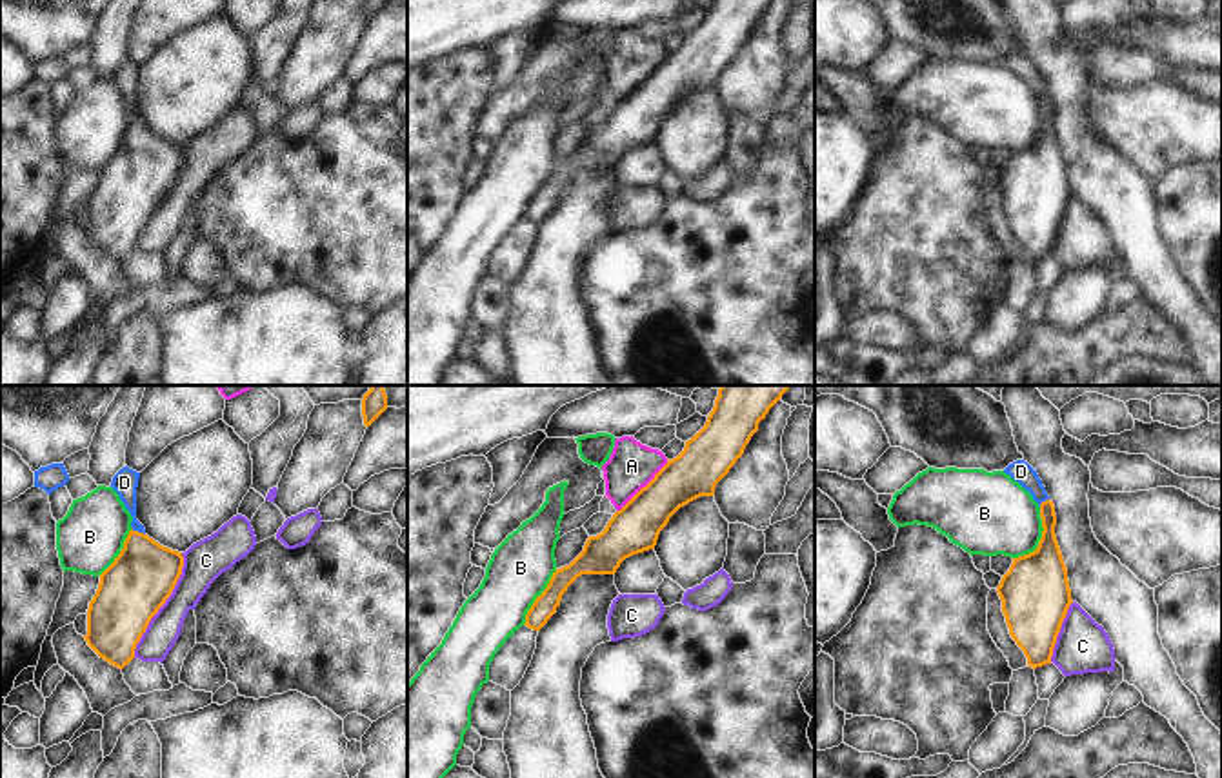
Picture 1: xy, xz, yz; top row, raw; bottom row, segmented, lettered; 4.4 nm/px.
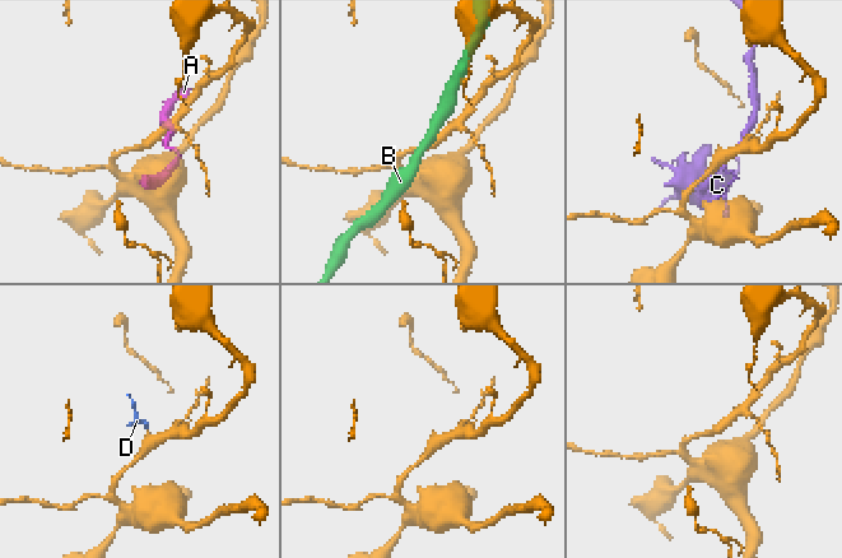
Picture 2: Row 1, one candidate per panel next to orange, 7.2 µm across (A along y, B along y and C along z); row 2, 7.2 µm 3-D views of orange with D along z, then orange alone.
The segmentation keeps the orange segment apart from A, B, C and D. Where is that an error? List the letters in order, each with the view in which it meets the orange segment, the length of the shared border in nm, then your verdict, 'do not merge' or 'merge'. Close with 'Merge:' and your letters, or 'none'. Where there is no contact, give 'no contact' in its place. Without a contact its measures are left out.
A: xz | 320 nm | do not merge
B: yz | 260 nm | do not merge
C: xy | 500 nm | do not merge
D: xy | 70 nm | merge
Merge: D

